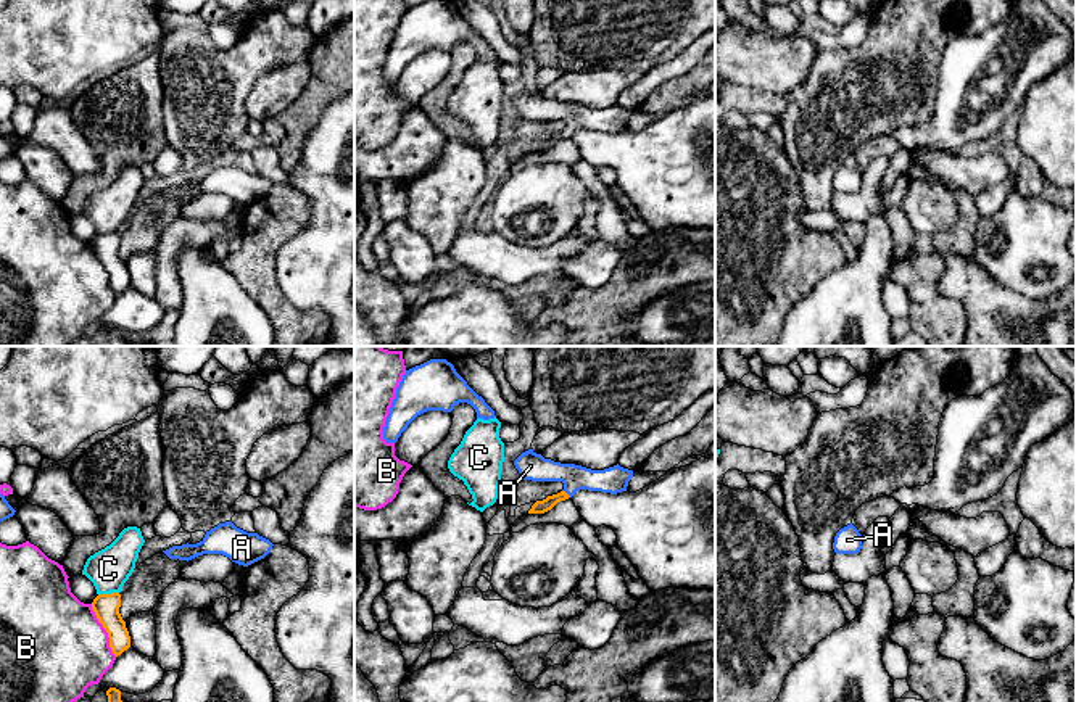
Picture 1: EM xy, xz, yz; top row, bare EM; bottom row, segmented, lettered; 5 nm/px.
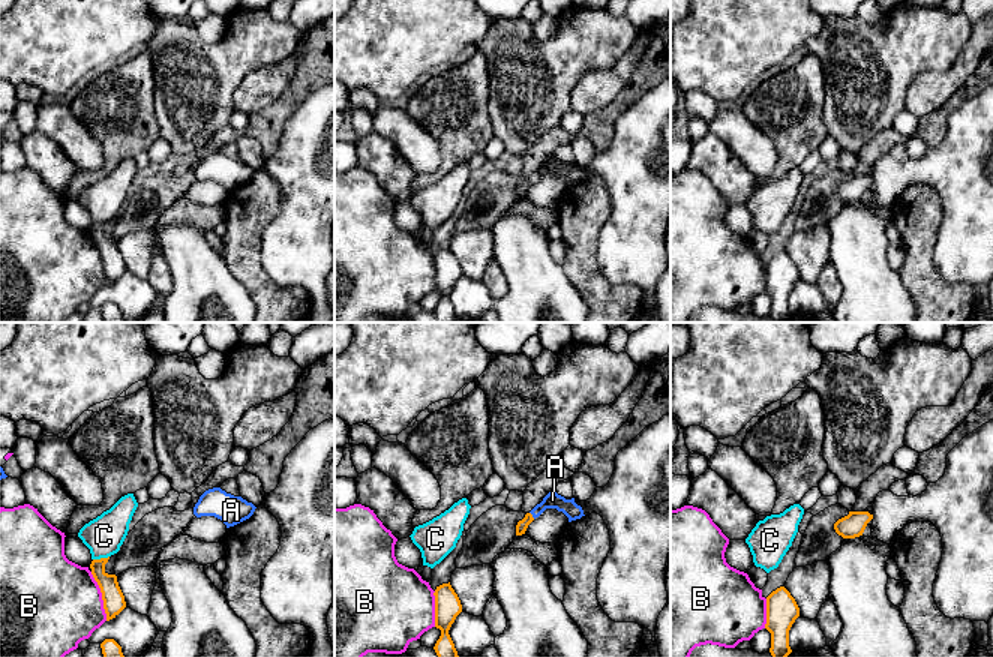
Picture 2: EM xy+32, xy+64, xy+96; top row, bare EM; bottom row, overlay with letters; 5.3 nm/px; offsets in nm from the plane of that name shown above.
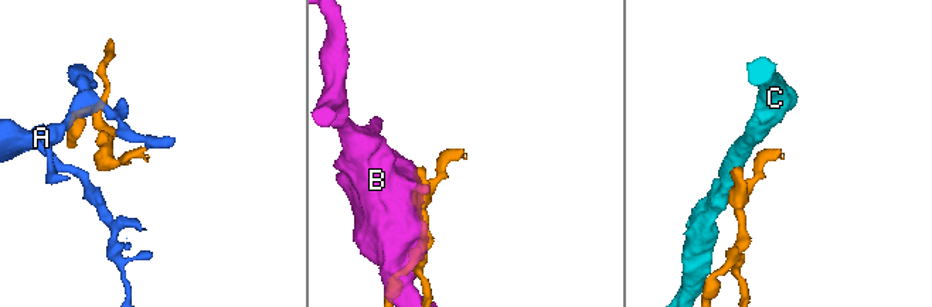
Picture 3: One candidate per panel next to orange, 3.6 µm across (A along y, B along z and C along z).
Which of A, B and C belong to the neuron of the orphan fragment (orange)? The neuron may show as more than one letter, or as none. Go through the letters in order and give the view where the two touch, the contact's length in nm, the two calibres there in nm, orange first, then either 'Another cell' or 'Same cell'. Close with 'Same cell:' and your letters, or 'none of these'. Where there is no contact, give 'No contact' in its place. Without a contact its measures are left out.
A: Touches orange in xz. Shared border 60 nm. Thickness 70 nm (orange) against 140 nm. Same cell
B: Touches orange in xy. Shared border 300 nm. Thickness 130 nm (orange) against 480 nm. Another cell
C: Touches orange in xy. Shared border 110 nm. Thickness 130 nm (orange) against 200 nm. Another cell
Same cell: A

